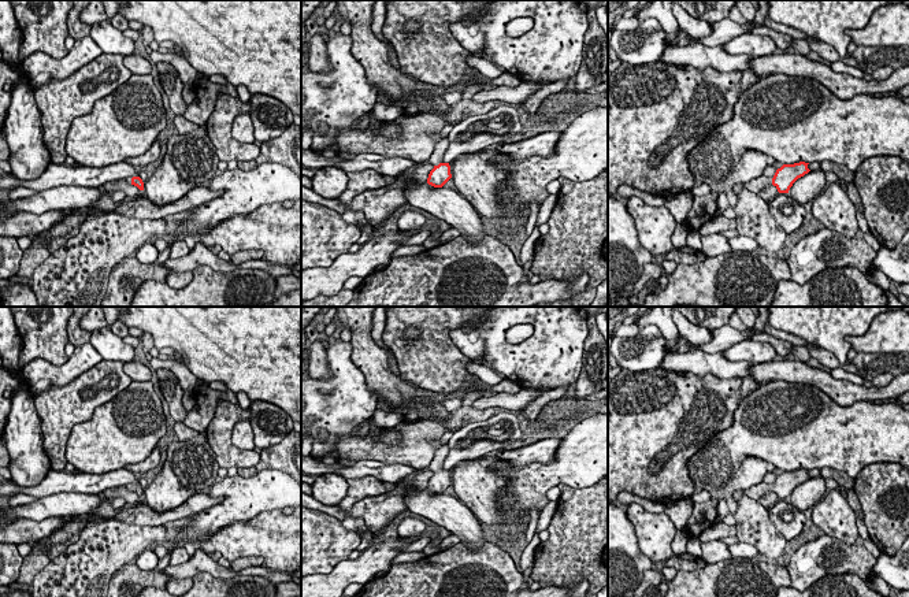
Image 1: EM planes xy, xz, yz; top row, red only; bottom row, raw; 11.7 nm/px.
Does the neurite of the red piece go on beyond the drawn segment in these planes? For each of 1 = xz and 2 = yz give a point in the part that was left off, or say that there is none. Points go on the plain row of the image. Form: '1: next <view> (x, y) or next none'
1: next xz (441, 453)
2: next yz (757, 490)

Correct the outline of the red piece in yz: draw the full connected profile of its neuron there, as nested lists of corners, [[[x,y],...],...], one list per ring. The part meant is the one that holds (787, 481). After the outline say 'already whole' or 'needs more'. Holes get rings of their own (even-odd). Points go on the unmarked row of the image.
[[[805,468],[783,471],[780,475],[776,477],[772,485],[761,482],[745,490],[737,489],[731,493],[731,496],[738,503],[743,494],[753,500],[758,500],[763,494],[773,492],[779,500],[789,500],[793,490],[810,478],[808,475],[808,471],[809,470]]]; needs more

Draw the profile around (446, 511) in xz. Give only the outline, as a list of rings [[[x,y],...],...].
[[[409,489],[404,501],[411,512],[445,527],[471,549],[479,549],[487,541],[479,519],[459,498],[434,494],[427,489]]]

